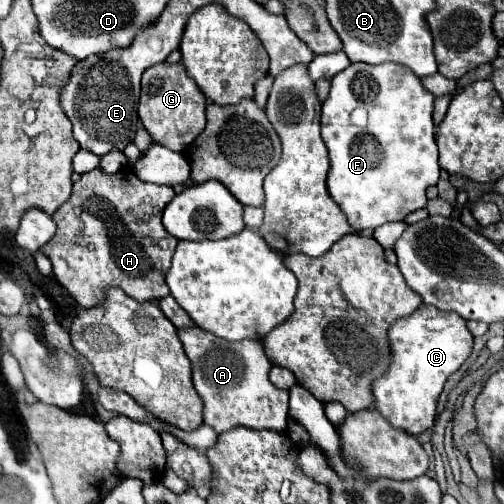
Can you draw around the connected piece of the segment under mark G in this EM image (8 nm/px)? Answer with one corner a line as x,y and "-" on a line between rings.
160,63
146,69
142,75
138,115
154,143
164,145
172,151
182,151
202,133
206,125
206,97
194,83
194,79
188,77
186,67
182,63
176,65

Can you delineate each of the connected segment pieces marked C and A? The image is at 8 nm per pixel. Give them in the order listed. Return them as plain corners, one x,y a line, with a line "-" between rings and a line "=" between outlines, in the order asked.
422,305
412,315
396,319
390,325
388,341
388,371
372,383
372,393
376,399
374,409
382,413
392,427
416,437
434,425
438,393
442,393
446,379
470,357
474,337
468,331
466,321
460,319
456,311
438,311
432,305
=
188,327
178,329
178,337
184,345
186,357
192,363
192,383
198,391
200,399
204,401
204,423
214,427
216,433
224,433
232,427
250,427
250,429
276,429
280,433
286,431
288,425
288,391
278,389
270,383
268,373
272,369
272,363
268,361
264,347
256,339
242,339
236,343
224,341
212,333
202,331
200,327

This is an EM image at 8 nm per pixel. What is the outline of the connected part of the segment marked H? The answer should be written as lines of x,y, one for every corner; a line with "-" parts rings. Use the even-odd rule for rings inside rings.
130,165
122,167
114,175
104,173
102,169
88,171
72,185
70,199
52,215
58,231
52,237
52,243
46,243
40,251
48,255
54,267
54,277
76,299
76,303
82,307
94,307
104,299
106,287
120,287
136,301
154,301
170,293
164,277
178,241
164,229
162,213
174,195
172,187
140,181

